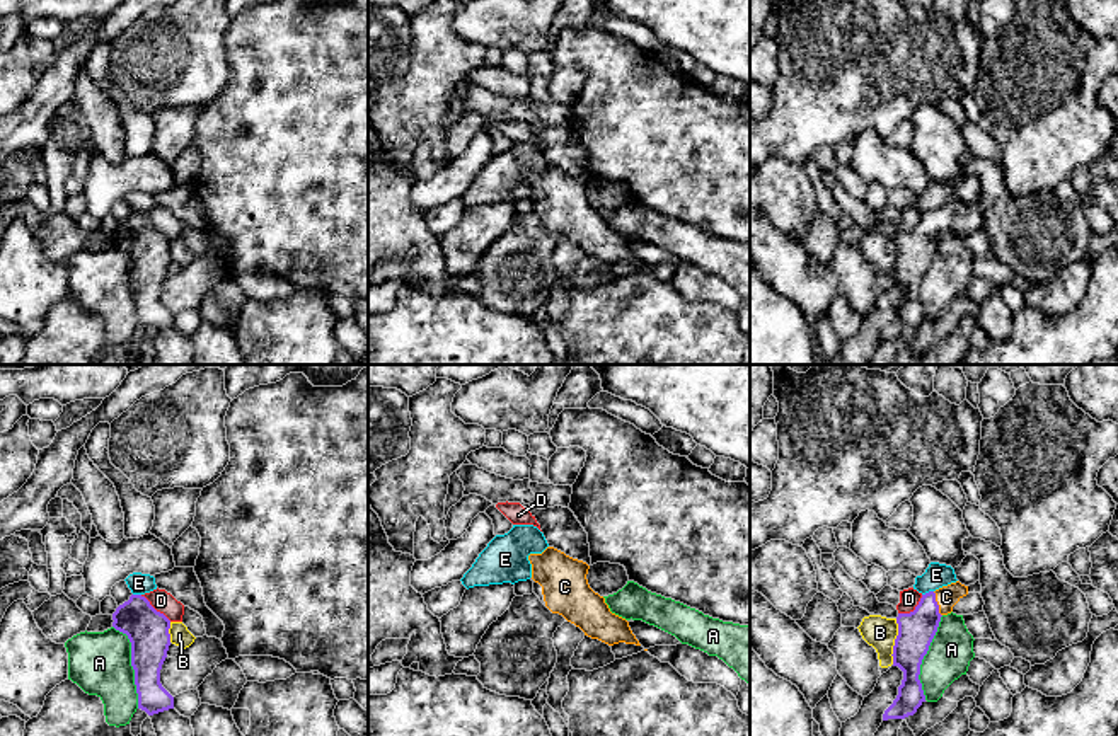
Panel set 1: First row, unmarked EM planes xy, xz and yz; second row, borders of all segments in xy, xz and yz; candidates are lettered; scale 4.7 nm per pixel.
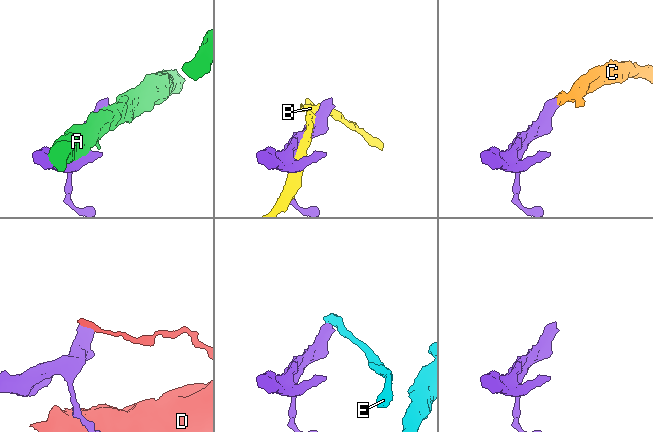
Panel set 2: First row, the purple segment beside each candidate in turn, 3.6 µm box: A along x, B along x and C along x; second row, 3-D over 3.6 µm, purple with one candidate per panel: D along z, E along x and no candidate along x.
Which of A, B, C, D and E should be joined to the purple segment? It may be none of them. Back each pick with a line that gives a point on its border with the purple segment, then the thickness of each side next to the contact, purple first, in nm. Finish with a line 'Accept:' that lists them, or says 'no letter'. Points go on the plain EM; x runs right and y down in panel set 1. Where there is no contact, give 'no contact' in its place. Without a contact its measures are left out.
C: meets purple in yz at (936, 222); 180 nm thick on the purple side, 110 nm on the other
Accept: C

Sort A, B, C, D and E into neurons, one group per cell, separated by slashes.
A / B / C / D / E

